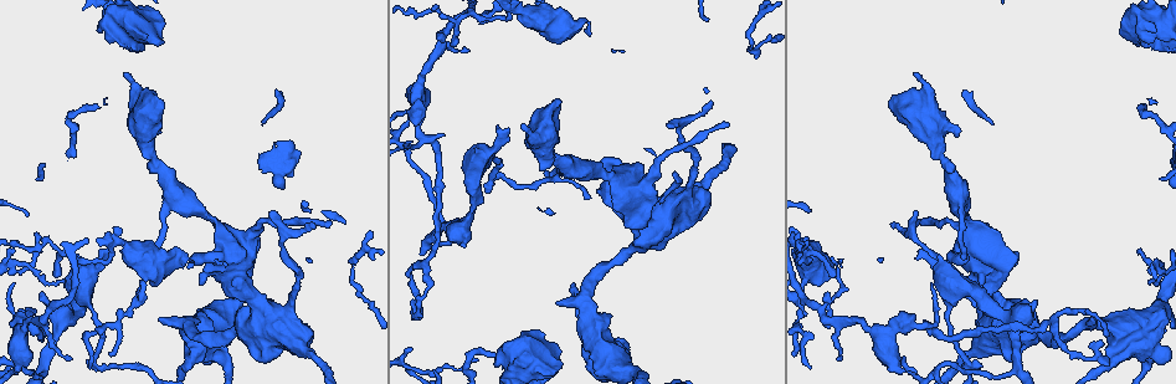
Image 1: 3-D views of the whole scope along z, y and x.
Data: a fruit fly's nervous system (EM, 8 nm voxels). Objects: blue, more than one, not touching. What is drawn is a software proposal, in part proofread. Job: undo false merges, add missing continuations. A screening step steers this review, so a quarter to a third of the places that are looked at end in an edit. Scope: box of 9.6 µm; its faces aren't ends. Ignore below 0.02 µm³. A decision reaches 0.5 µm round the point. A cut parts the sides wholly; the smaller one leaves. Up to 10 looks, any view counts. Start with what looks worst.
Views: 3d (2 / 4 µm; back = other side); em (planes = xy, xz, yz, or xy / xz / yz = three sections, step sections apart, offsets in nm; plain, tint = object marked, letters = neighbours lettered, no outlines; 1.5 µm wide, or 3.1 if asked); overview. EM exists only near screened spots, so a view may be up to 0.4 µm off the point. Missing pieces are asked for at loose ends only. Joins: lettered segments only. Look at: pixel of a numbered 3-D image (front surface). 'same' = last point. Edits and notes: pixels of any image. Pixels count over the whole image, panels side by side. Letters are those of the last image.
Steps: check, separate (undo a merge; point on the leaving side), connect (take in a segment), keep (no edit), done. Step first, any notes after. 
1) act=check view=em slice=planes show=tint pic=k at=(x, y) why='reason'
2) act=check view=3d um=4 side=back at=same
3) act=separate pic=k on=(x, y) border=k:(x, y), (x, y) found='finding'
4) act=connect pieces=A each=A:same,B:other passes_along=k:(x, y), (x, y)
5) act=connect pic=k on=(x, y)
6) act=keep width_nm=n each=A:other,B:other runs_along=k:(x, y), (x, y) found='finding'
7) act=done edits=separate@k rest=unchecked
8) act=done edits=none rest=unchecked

act=check view=3d um=4 pic=1 at=(14, 369) why='narrows sharply'

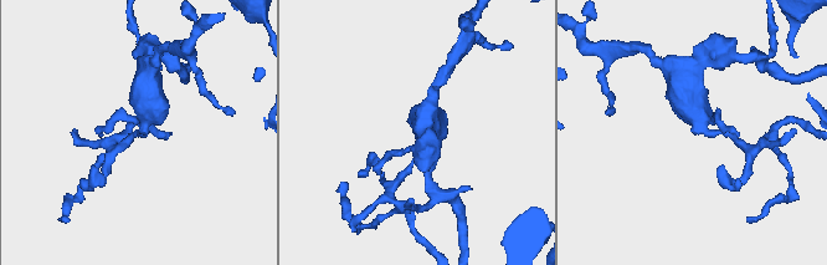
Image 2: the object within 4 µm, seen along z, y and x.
act=check view=em slice=planes show=letters pic=2 at=(140, 129)

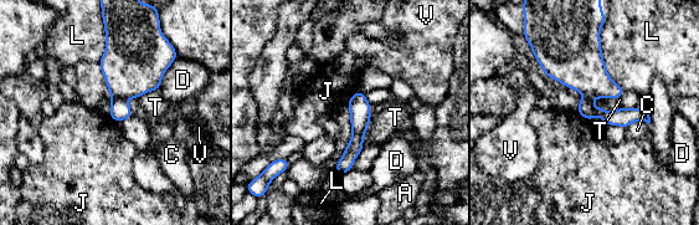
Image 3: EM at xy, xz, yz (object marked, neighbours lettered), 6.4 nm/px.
act=separate pic=3 on=(119, 110) each=A:other,C:other,D:other,J:other,L:other,T:other,V:other border=3:(112, 96), (126, 101) found='a second neuron is stuck on'

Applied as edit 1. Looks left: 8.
act=check view=em um=3.1 slice=xy step=8 show=letters pic=1 at=(161, 321) why='free end'

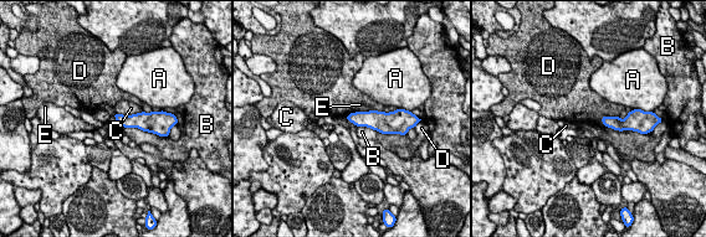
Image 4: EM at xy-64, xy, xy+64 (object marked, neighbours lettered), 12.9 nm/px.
act=check view=em um=3.1 slice=planes show=letters at=same why='cut it another way'

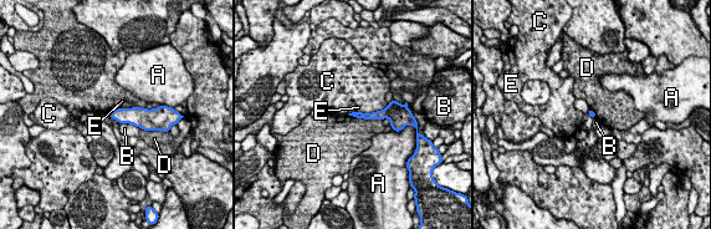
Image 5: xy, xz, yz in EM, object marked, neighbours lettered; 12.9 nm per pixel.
act=keep longest_contact=D:460nm each=A:other,B:other,C:other,D:other,E:other found='no lettered segment goes on from it'

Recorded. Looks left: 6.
act=check view=3d um=2 pic=1 at=(522, 126) why='thick end'

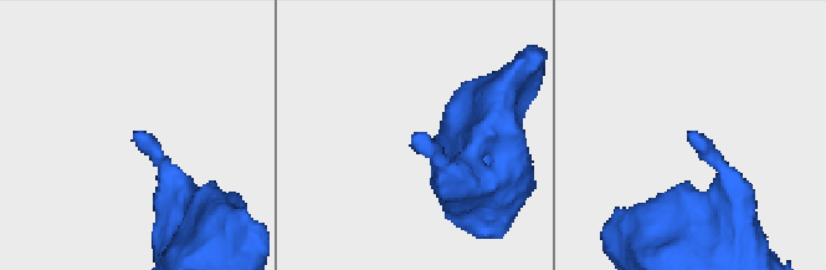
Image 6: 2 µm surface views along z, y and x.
act=check view=em slice=planes show=letters pic=6 at=(415, 132)

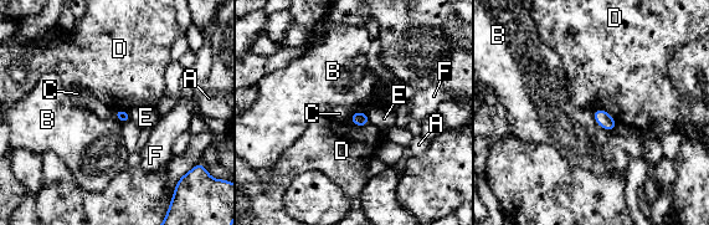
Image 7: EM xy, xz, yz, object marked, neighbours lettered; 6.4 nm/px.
act=keep longest_contact=B:200nm each=A:other,B:other,C:other,D:other,E:other,F:other border=7:(591, 111), (601, 127), (614, 131) found='no lettered segment goes on from it'

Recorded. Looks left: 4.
act=check view=3d um=4 pic=1 at=(970, 216) why='sudden change in width'

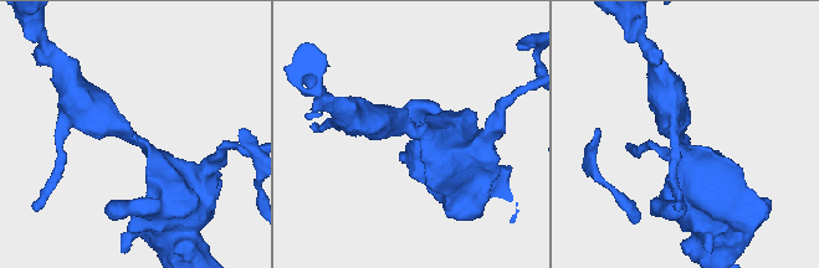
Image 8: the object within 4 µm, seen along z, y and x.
act=check view=em slice=planes show=letters pic=8 at=(681, 138) arm_widths_nm=440,480 why='shape alone is not enough'

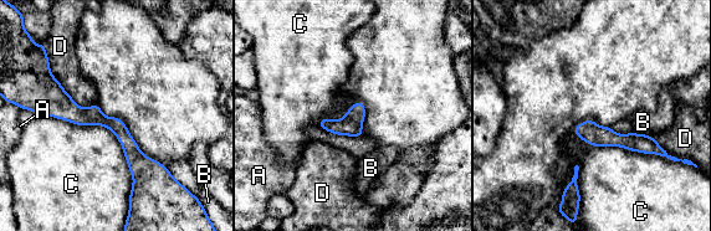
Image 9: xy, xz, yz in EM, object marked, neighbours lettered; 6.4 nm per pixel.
act=keep each=A:other,B:other,C:other,D:other found='continuous, no second neuron'

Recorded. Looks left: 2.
act=done edits=separate@3 rest=unchecked

